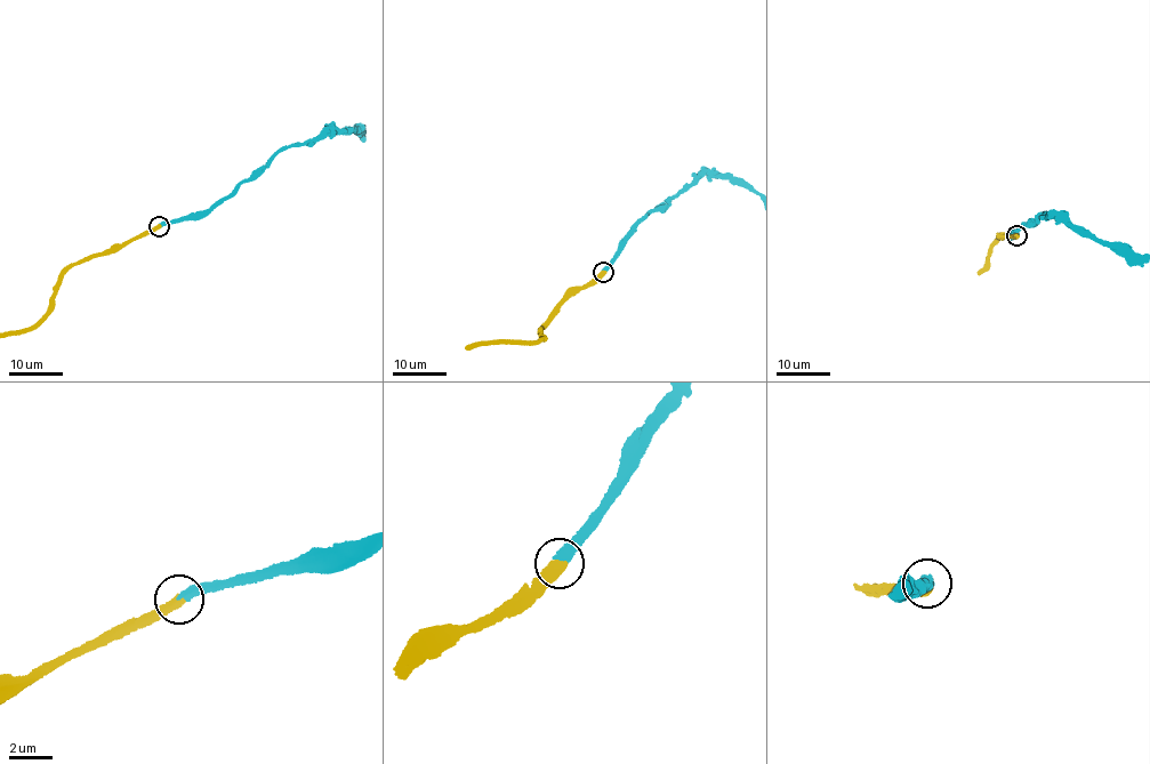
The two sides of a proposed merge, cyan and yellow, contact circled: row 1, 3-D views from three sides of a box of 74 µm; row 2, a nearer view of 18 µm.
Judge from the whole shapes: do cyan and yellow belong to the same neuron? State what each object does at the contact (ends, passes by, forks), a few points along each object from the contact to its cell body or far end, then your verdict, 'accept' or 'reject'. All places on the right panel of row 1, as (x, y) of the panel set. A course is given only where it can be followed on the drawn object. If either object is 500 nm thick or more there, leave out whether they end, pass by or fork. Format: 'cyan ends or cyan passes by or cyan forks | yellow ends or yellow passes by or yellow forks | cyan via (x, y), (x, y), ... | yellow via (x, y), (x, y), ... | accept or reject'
cyan ends | yellow ends | cyan via (1018, 234), (1012, 235), (1044, 214), (1104, 243), (1123, 244) | accept

